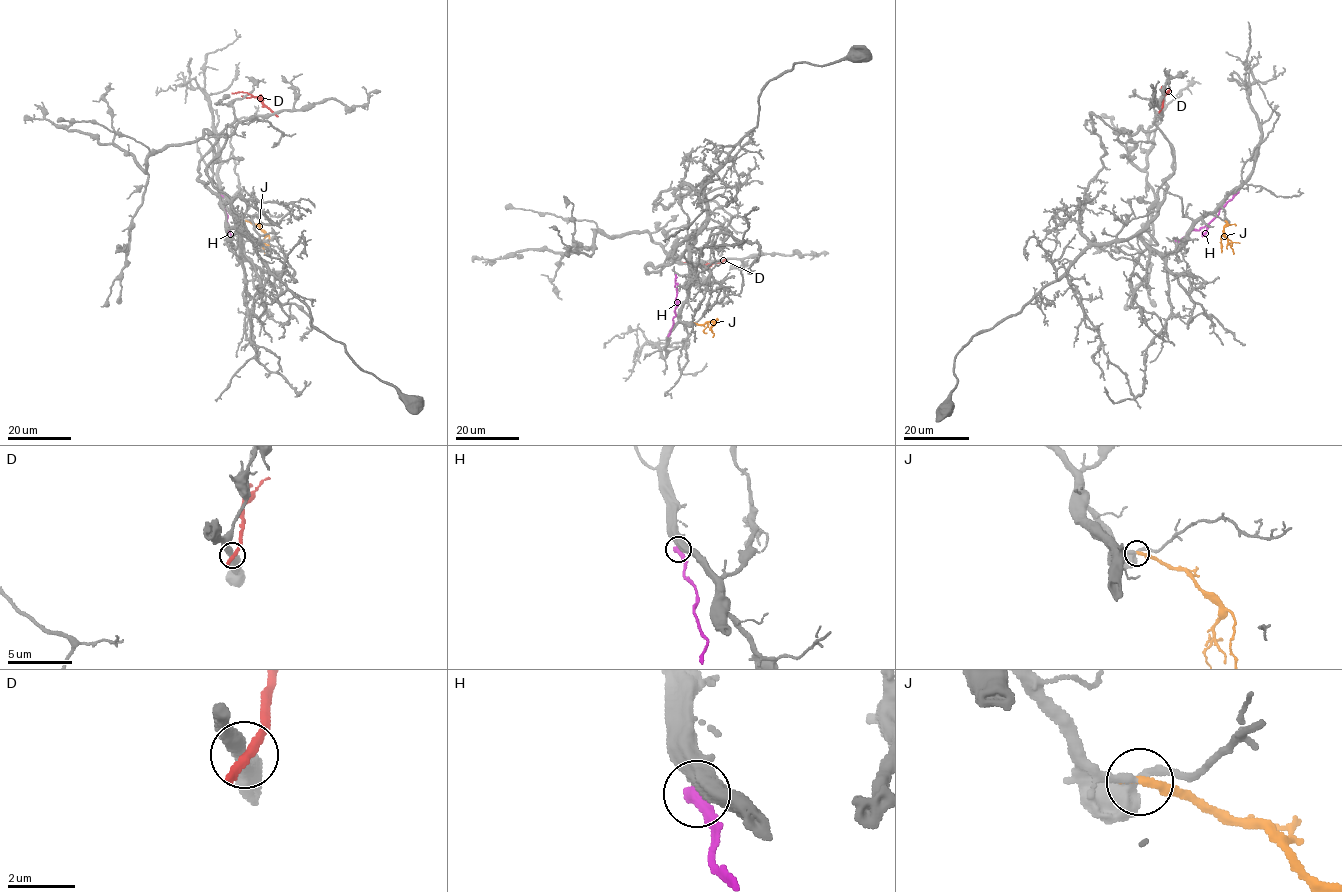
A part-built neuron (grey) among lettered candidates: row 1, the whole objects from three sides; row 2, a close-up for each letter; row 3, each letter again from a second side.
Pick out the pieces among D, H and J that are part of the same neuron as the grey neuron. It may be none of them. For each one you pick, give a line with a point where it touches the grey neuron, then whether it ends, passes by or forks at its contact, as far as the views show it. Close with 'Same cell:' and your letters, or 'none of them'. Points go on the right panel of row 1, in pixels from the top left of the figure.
J: Touches grey at (1225, 220). It ends there
Same cell: J

